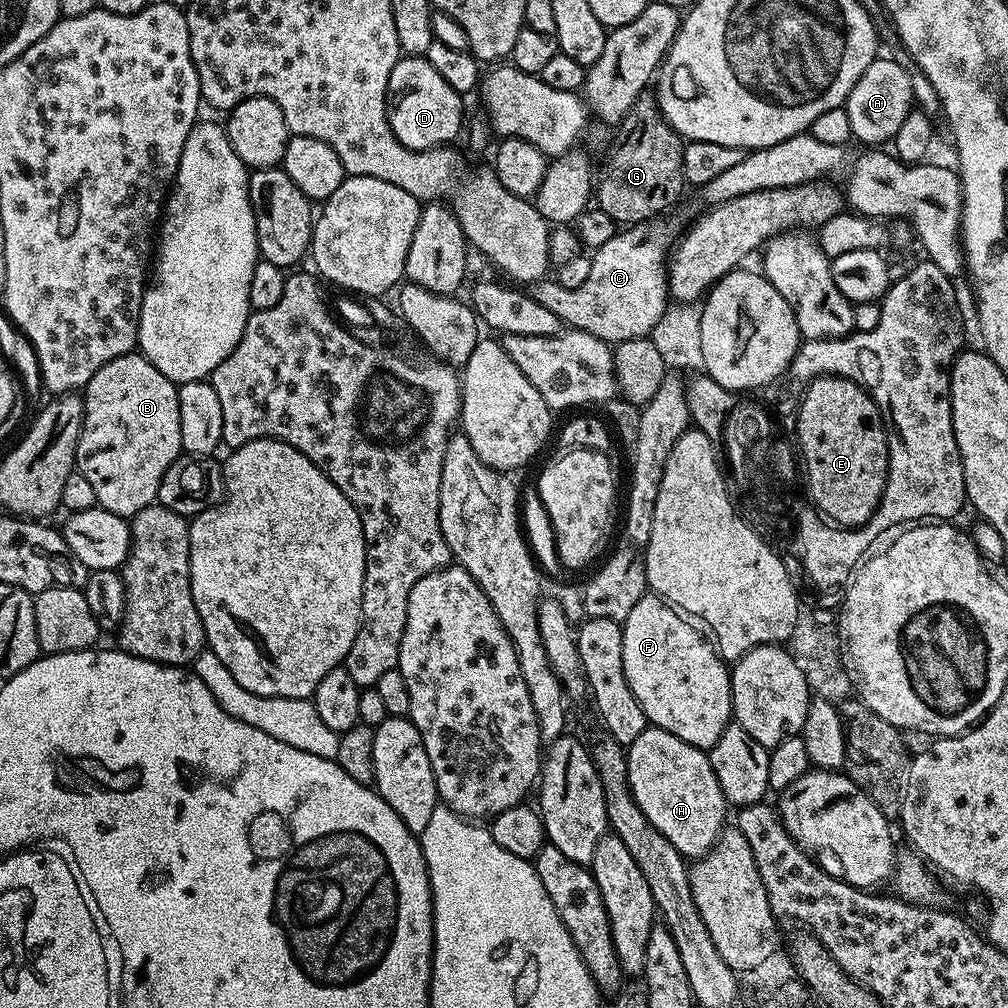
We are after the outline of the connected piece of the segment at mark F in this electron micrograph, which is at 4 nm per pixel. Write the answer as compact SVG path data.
M645 594L622 622L622 666L651 727L666 730L695 748L710 750L733 719L732 678L729 665L704 641L705 633L687 622L692 623L671 604L655 594Z

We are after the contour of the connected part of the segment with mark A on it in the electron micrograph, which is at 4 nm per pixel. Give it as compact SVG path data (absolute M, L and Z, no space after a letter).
M877 58L872 65L858 78L856 85L850 90L846 101L850 130L853 137L861 140L864 146L884 146L898 134L902 122L907 120L909 112L914 108L914 91L908 72L896 60Z

